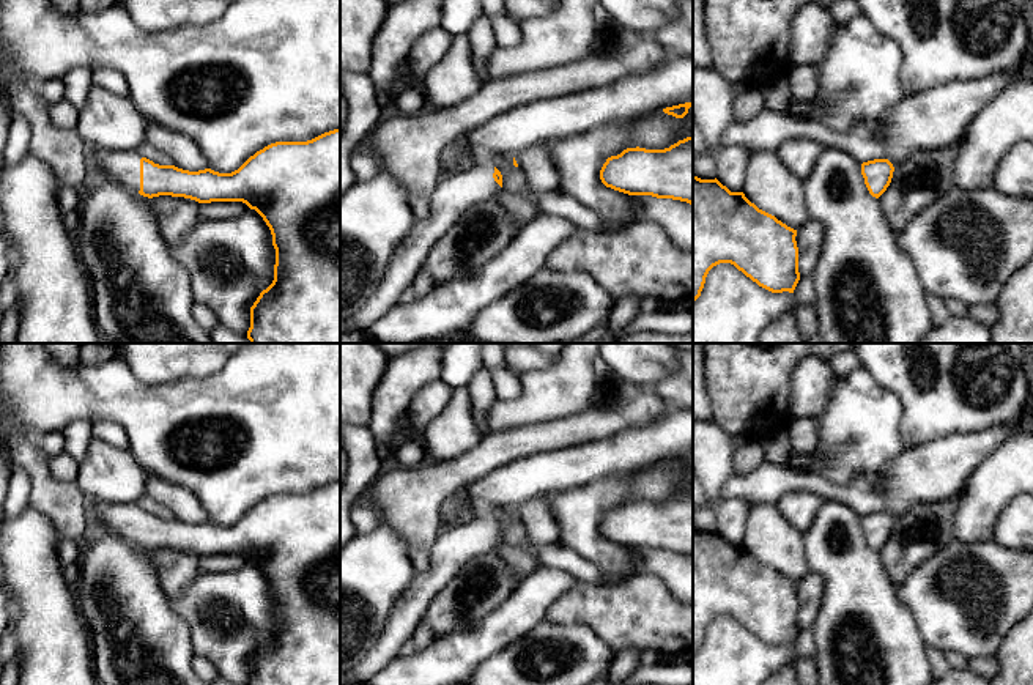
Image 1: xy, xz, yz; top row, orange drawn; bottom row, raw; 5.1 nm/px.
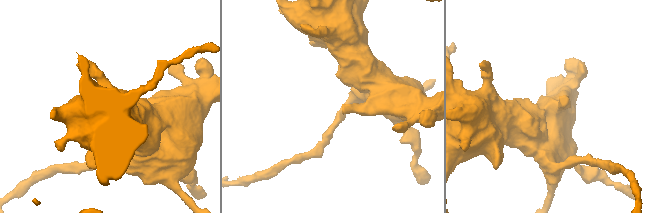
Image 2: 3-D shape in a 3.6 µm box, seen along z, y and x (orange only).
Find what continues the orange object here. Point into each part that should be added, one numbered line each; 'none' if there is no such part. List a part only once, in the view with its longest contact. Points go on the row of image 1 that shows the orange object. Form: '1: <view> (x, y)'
1: xy (122, 166)

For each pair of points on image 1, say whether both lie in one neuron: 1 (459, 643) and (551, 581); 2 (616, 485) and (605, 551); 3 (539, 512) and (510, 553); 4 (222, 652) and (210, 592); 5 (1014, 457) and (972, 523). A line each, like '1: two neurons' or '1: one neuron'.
1: one neuron
2: one neuron
3: one neuron
4: one neuron
5: one neuron

